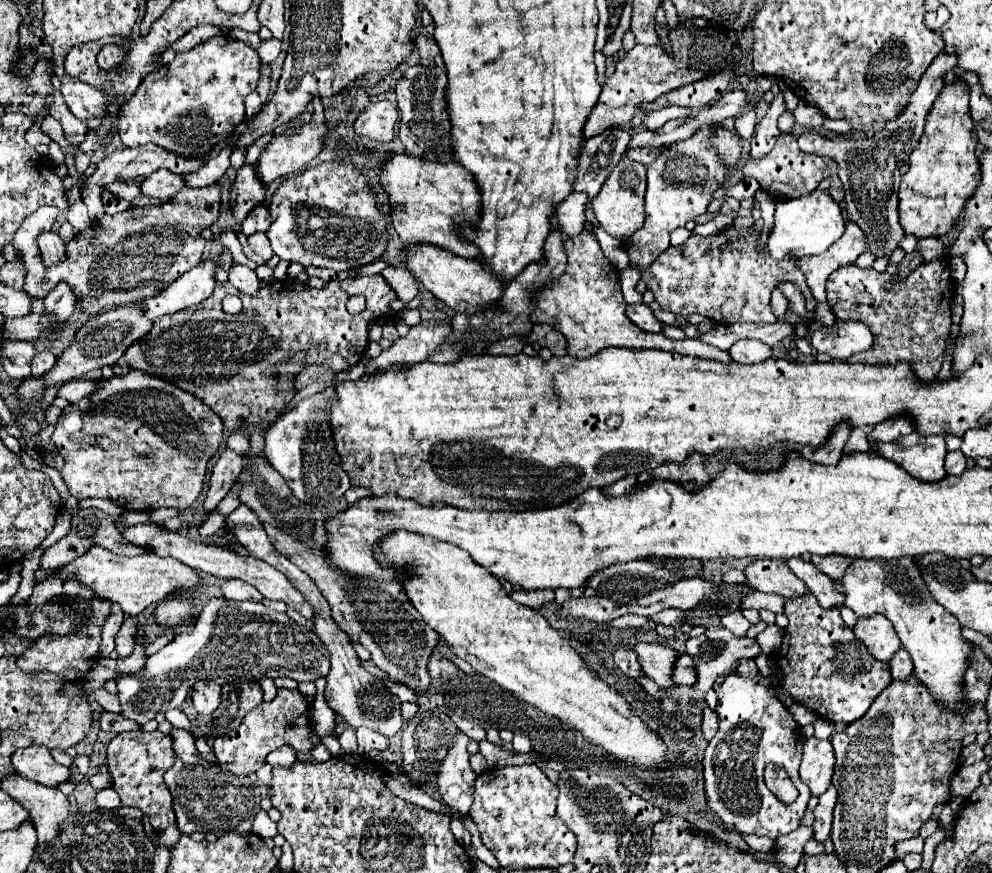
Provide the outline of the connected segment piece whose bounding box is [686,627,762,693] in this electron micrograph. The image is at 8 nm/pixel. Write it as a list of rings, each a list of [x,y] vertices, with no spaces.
[[[710,627],[702,635],[698,635],[694,639],[688,639],[686,641],[686,651],[694,657],[694,663],[696,663],[698,683],[694,685],[694,691],[706,693],[708,689],[712,689],[712,685],[716,683],[716,679],[720,679],[722,675],[726,675],[728,671],[732,671],[740,659],[756,659],[762,649],[756,643],[756,639],[750,639],[746,635],[744,637],[732,635],[732,631],[728,631],[724,627],[718,627],[718,629]]]

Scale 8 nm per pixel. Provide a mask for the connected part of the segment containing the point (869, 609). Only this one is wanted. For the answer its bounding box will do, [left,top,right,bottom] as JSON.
[840,557,972,715]

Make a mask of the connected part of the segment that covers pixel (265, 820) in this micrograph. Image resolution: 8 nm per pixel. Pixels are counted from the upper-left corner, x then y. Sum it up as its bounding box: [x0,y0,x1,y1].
[252,811,278,839]

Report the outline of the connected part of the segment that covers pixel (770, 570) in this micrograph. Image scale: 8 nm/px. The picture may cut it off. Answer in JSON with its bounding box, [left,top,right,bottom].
[744,559,808,599]

